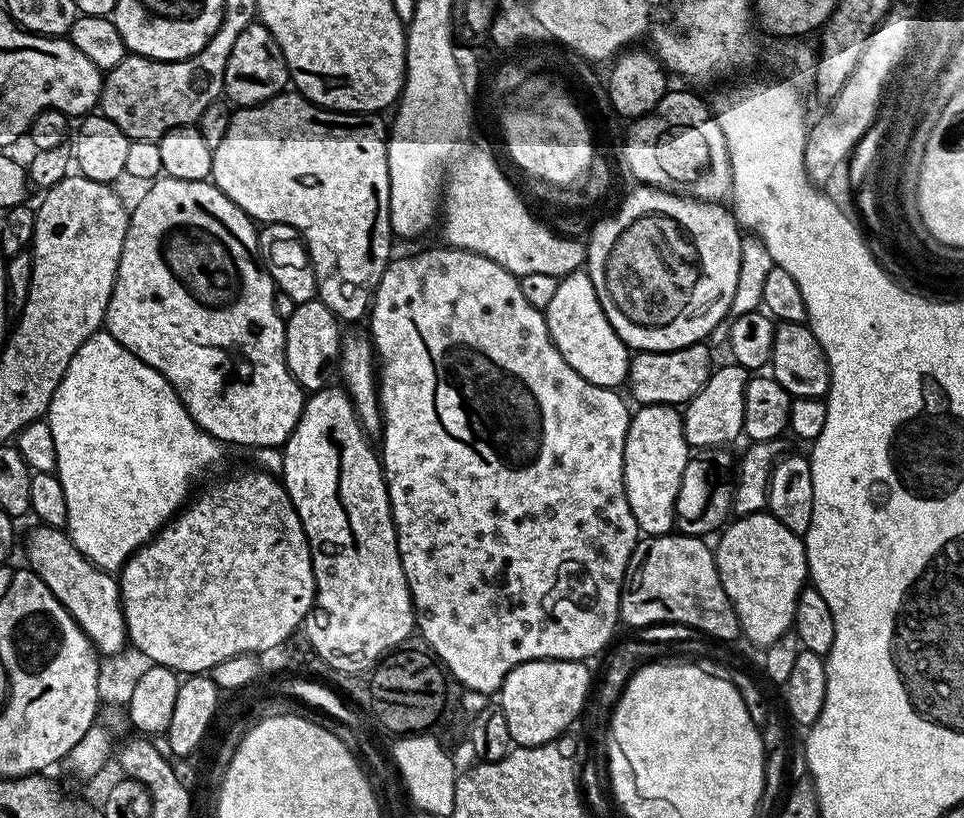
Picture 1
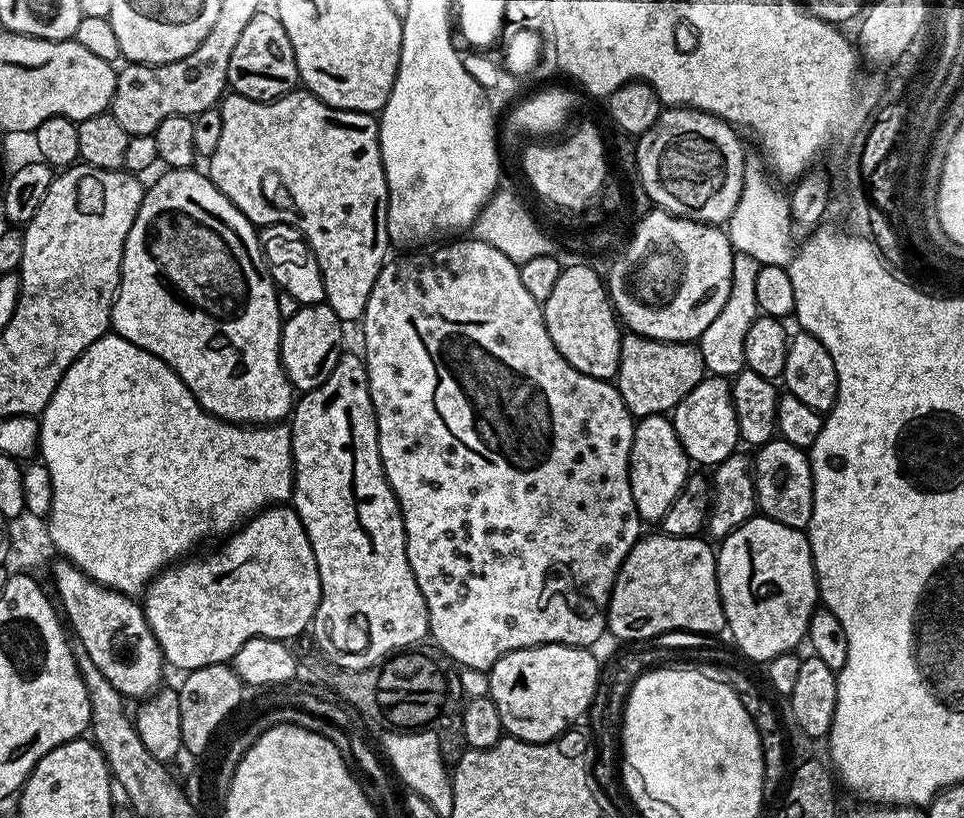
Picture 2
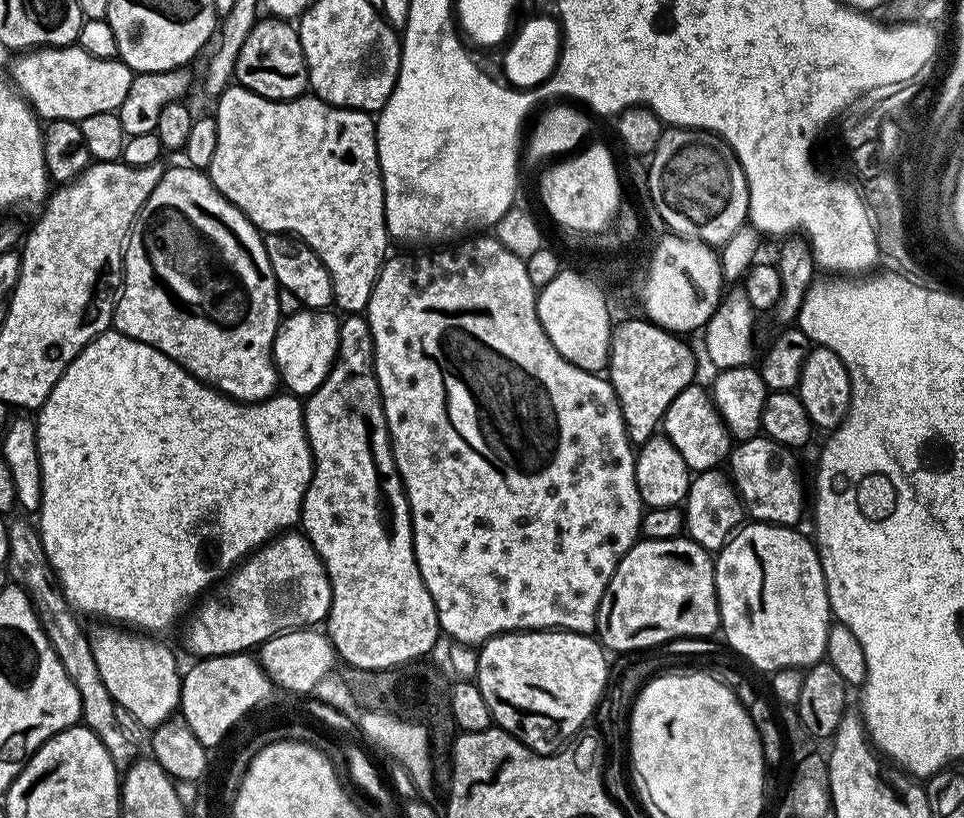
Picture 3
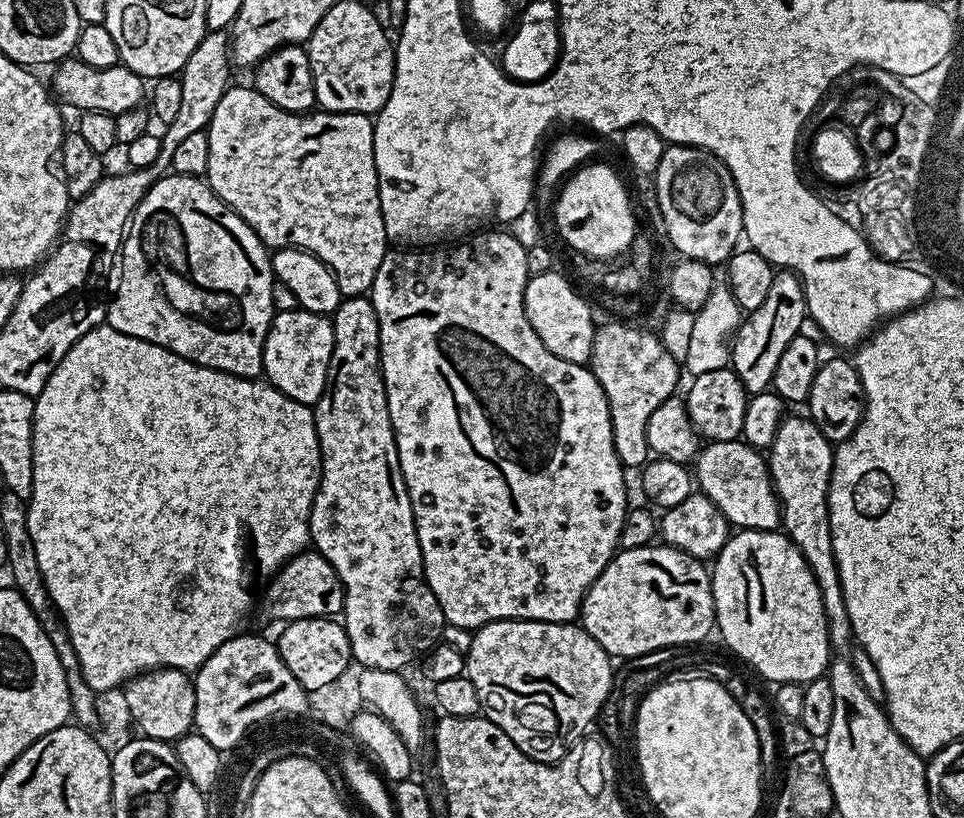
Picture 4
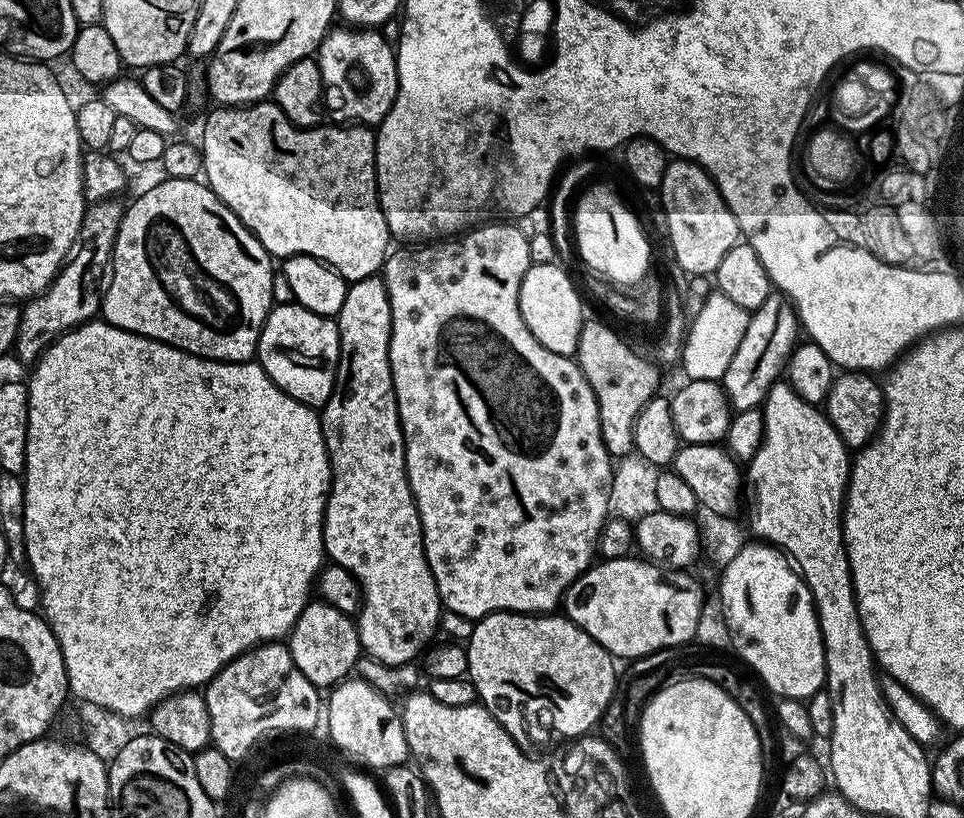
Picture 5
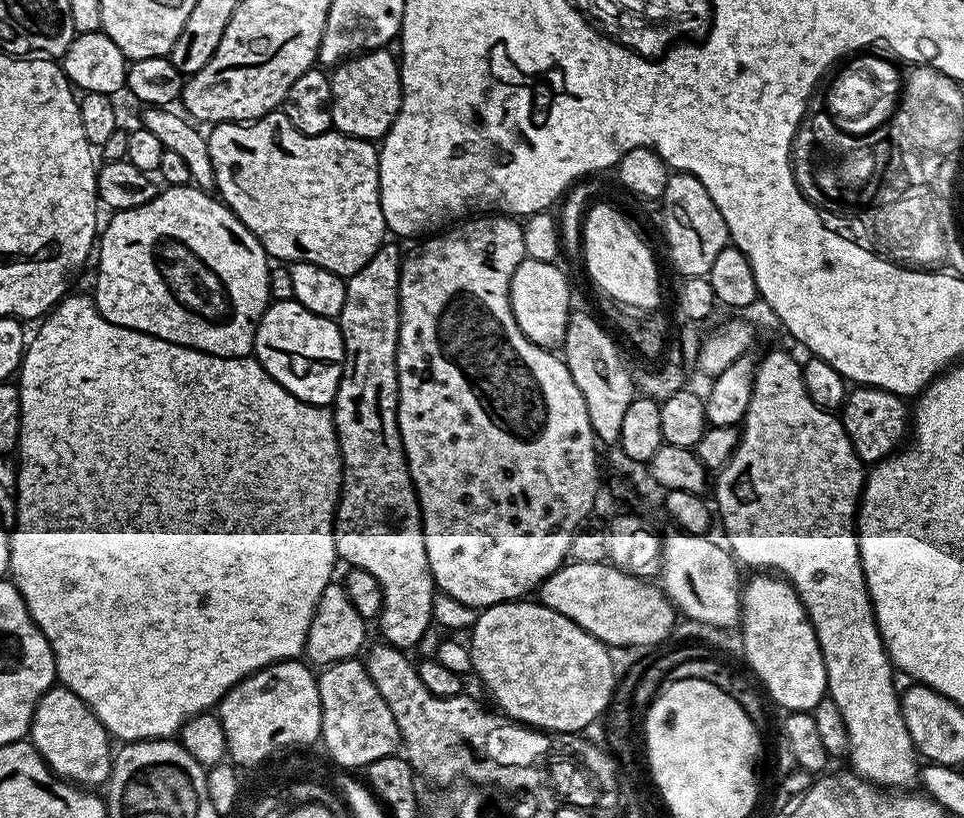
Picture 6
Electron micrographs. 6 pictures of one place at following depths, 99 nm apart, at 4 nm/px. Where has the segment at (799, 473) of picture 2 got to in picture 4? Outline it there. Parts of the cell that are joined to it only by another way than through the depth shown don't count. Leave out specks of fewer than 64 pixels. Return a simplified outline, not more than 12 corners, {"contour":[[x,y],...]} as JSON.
{"contour":[[705,443],[699,491],[733,529],[781,527],[765,453]]}

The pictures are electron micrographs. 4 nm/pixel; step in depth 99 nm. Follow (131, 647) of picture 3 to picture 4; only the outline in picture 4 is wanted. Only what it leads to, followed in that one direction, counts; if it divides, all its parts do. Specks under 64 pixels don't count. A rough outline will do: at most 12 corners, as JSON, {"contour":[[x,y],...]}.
{"contour":[[157,668],[123,691],[140,736],[175,742],[196,723],[194,680]]}

